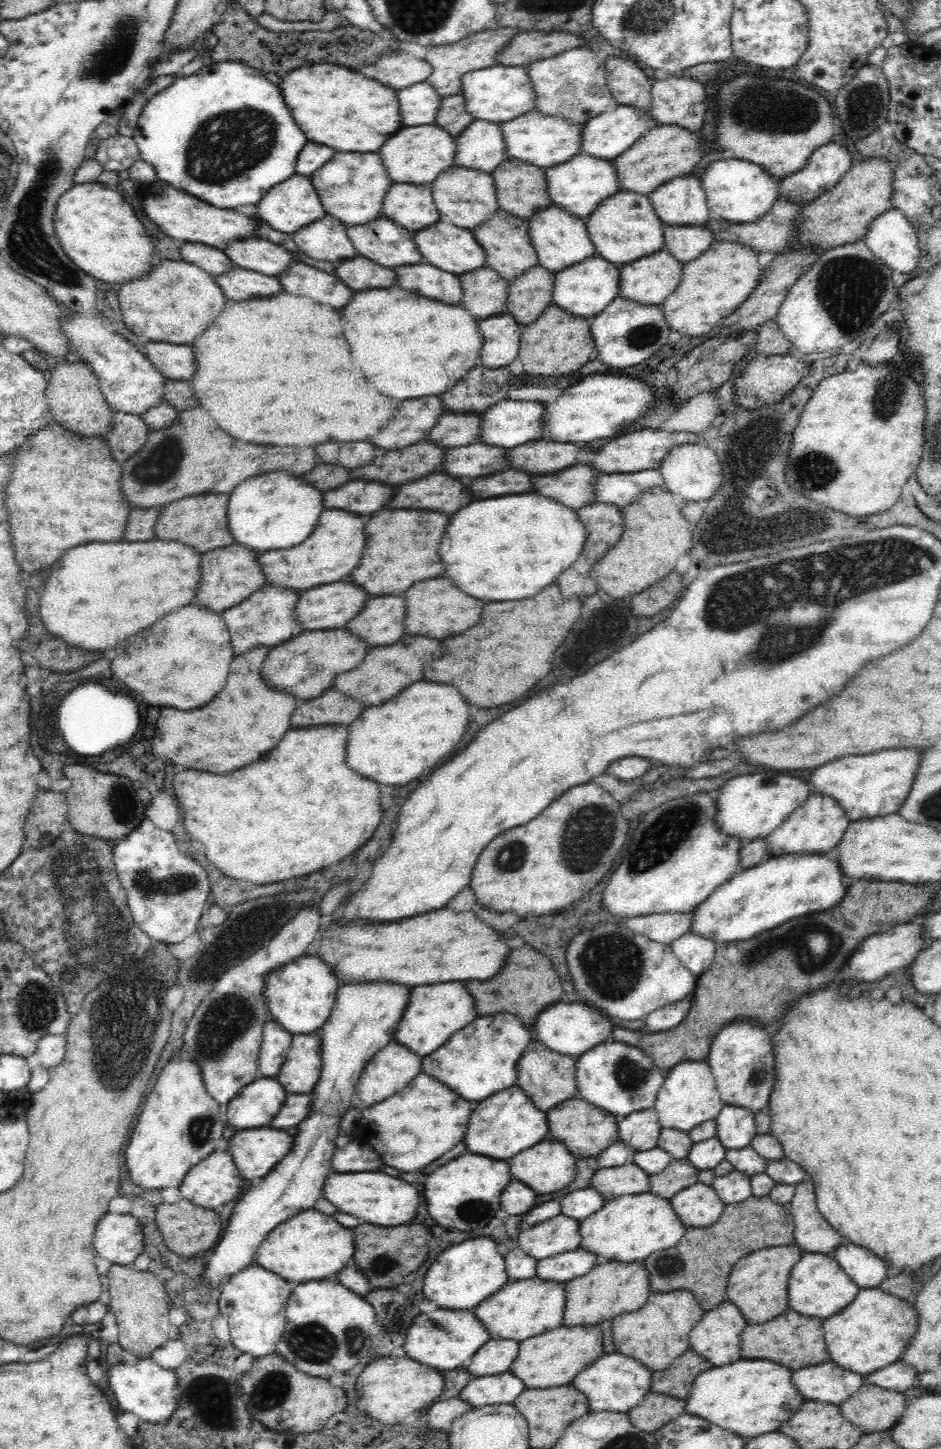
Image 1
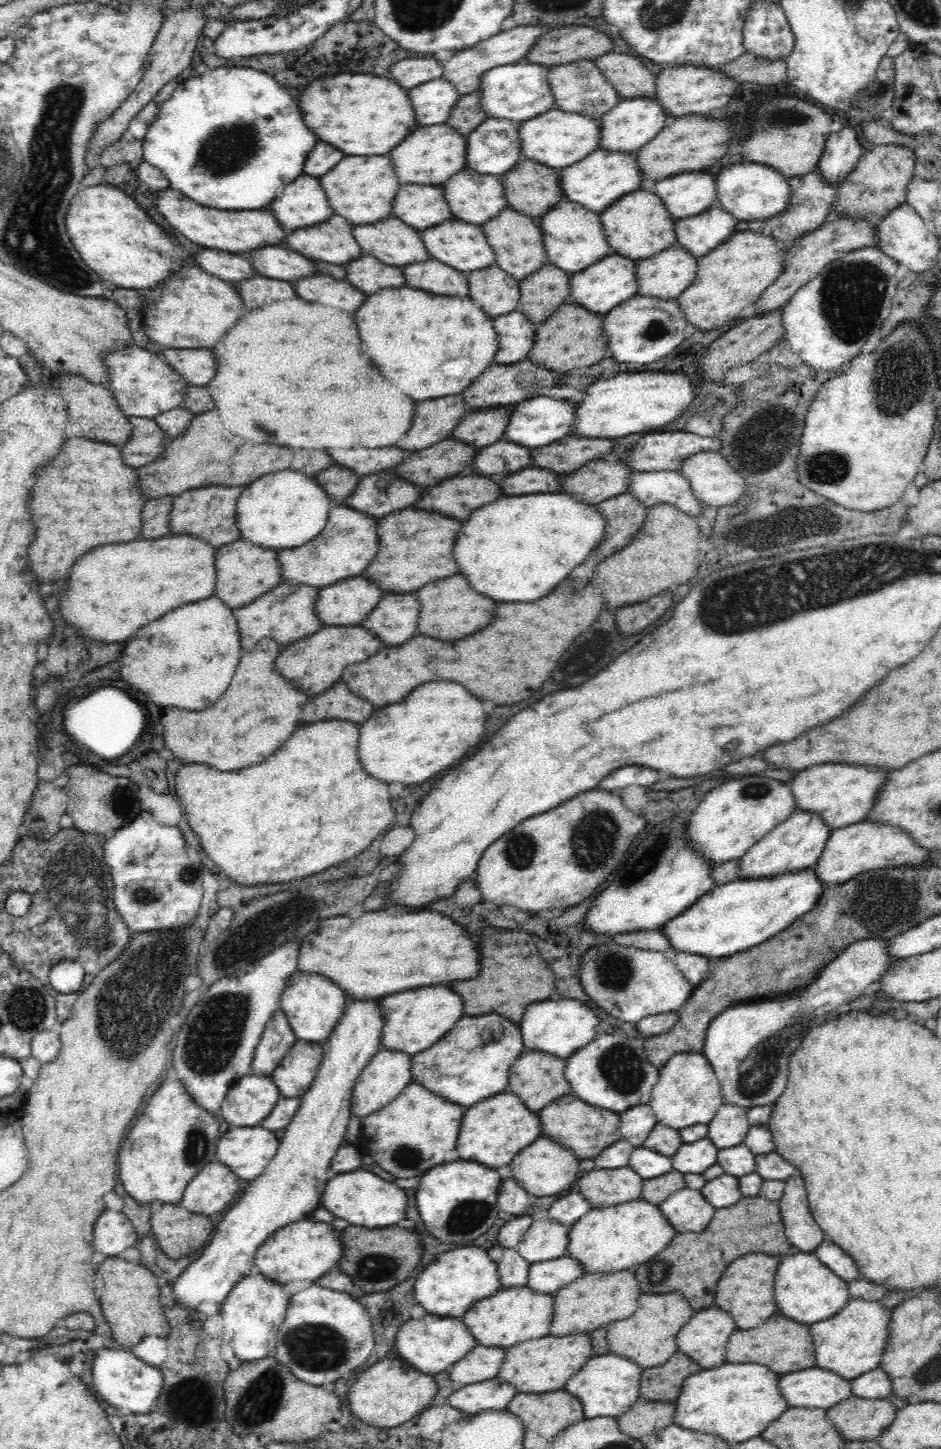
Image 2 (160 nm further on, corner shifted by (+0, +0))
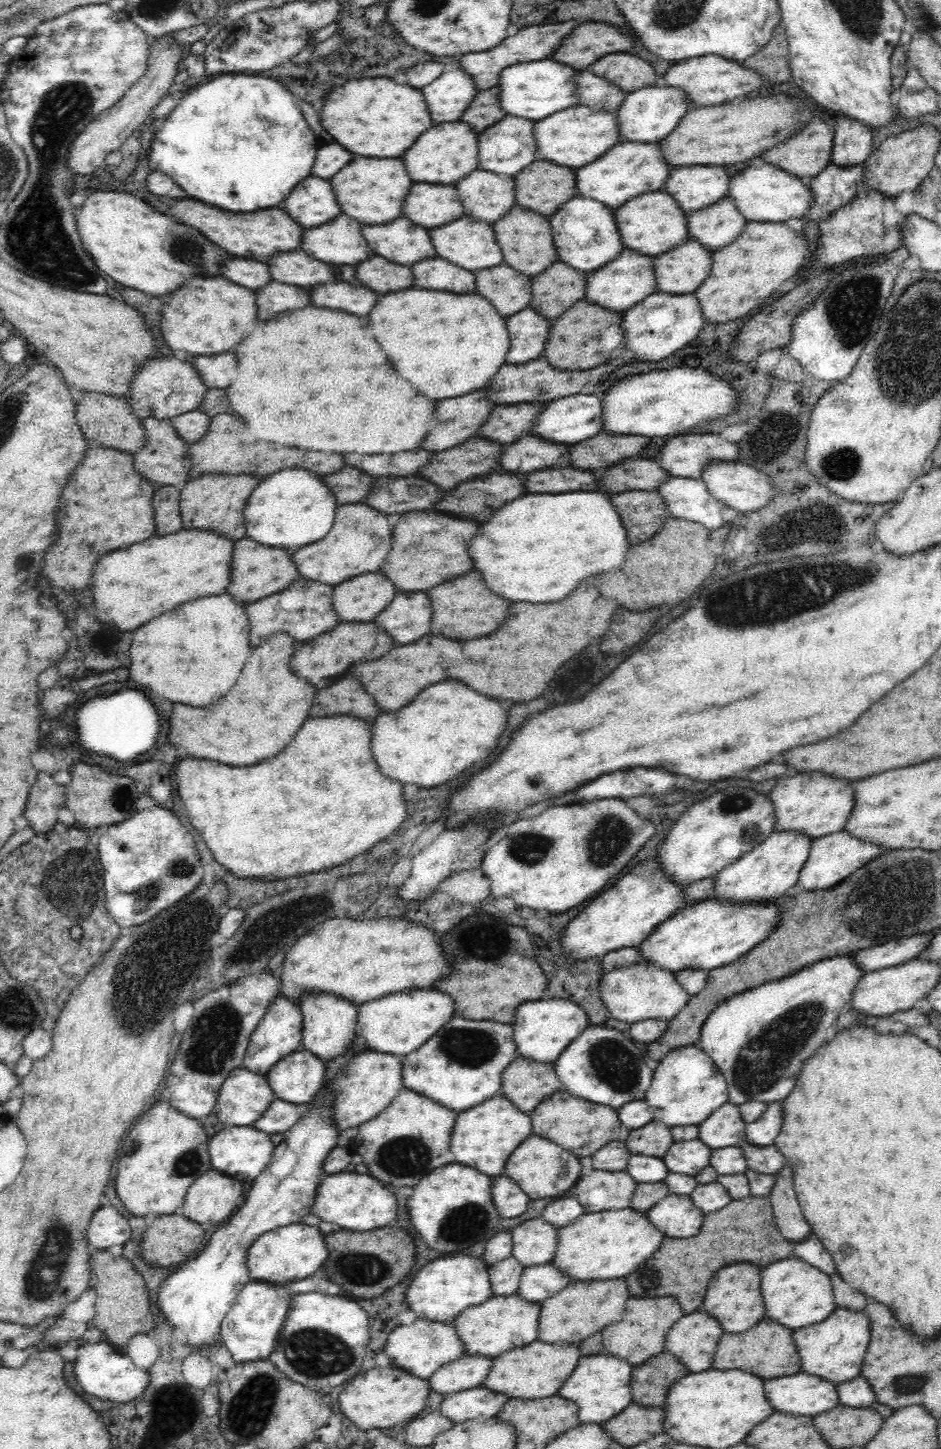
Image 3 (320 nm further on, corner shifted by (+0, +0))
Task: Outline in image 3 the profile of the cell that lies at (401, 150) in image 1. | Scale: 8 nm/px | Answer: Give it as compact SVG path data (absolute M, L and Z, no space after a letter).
M467 122L435 123L426 134L422 134L414 146L404 154L404 164L414 182L428 182L428 184L456 184L466 174L478 170L478 137Z

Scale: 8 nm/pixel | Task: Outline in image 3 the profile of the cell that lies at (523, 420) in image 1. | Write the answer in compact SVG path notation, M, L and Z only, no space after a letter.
M590 391L548 401L535 420L532 434L541 436L550 442L559 442L571 446L589 438L594 438L602 432L604 432L603 400L600 400Z

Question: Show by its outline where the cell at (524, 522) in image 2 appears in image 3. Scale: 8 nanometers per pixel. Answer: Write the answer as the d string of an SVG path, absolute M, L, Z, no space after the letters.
M566 492L526 494L505 504L478 530L468 552L474 568L484 576L486 586L494 594L512 602L548 604L566 598L588 576L622 568L630 547L624 523L608 496L601 492Z

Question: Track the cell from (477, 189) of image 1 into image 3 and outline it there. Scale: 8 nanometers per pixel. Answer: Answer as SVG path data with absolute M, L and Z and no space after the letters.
M481 169L474 170L456 183L466 214L476 220L496 222L514 206L516 185L514 177L496 176Z

